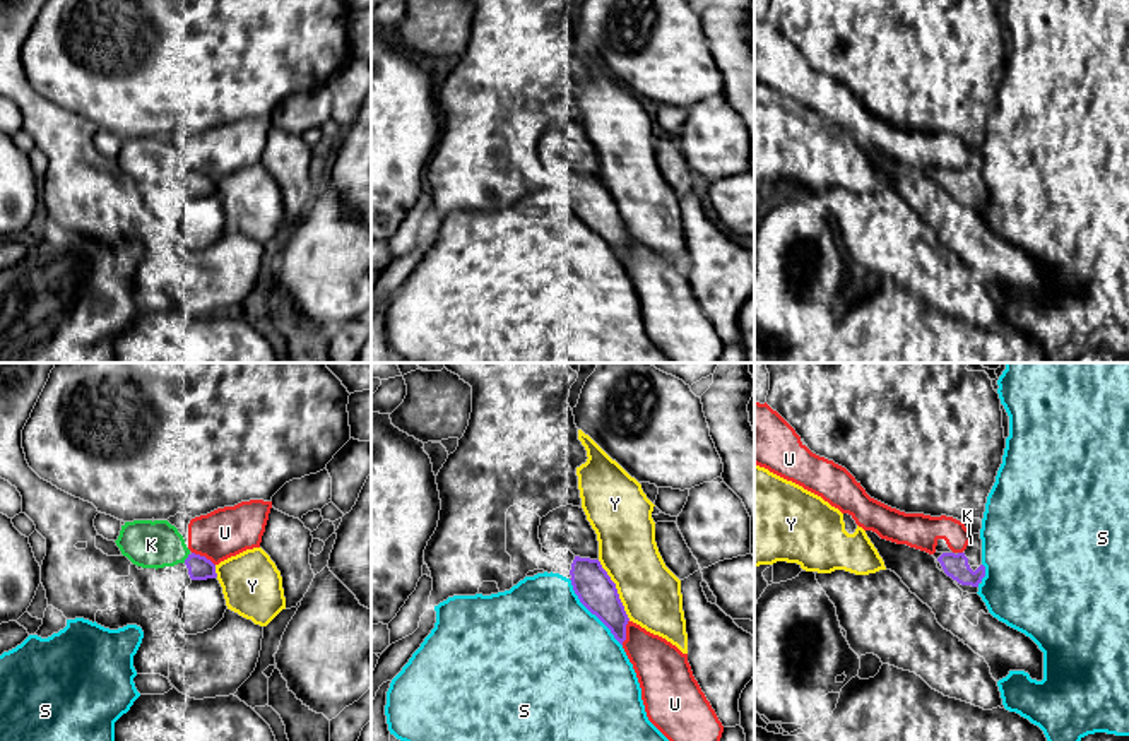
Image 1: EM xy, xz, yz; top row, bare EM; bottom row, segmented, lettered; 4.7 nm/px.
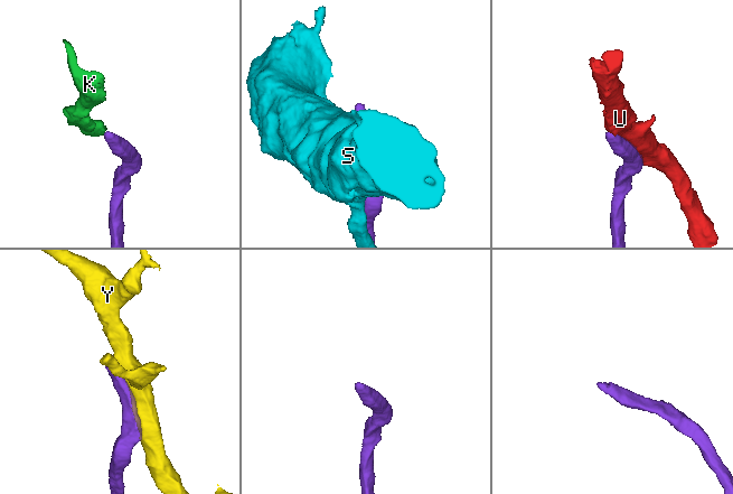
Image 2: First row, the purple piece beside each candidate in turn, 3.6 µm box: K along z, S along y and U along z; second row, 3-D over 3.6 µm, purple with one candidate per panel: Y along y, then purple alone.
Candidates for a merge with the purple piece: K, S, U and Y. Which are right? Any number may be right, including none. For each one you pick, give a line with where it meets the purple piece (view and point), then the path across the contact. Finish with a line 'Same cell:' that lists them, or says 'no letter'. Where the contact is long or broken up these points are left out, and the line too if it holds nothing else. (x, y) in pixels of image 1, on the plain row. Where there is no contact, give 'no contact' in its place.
K: meets purple in xy at (187, 175); runs through xy (199, 183), (187, 175), (161, 161), (151, 161)
Same cell: K

